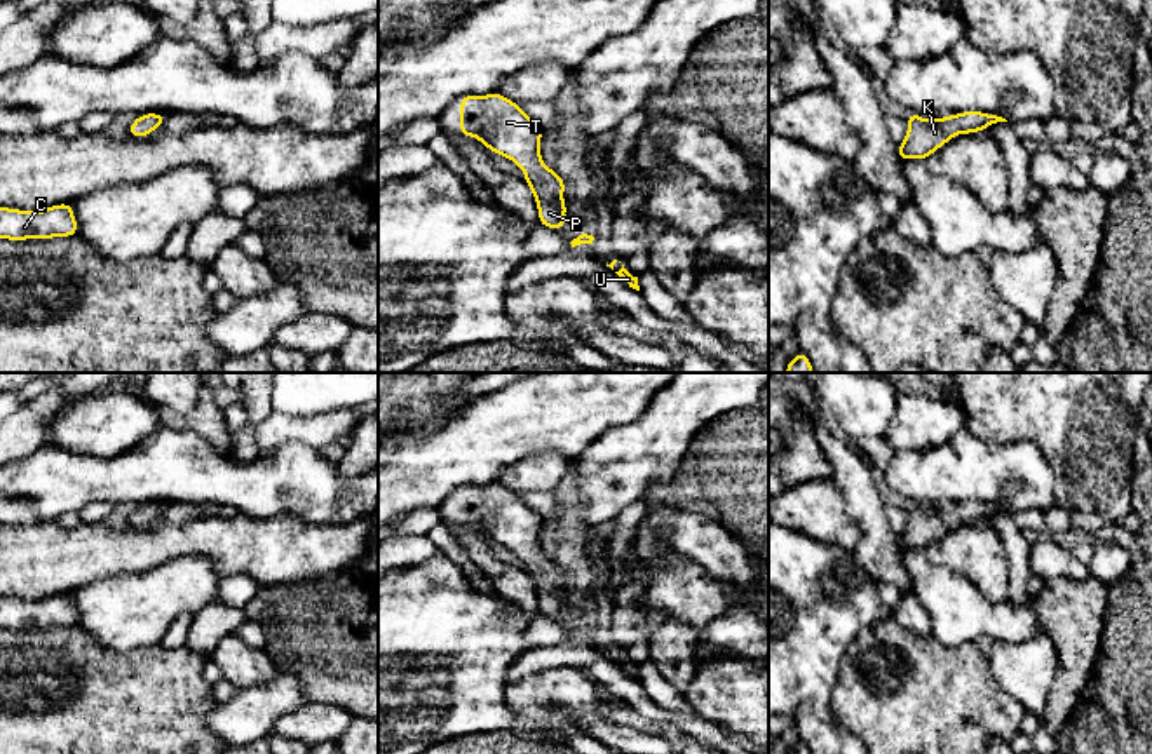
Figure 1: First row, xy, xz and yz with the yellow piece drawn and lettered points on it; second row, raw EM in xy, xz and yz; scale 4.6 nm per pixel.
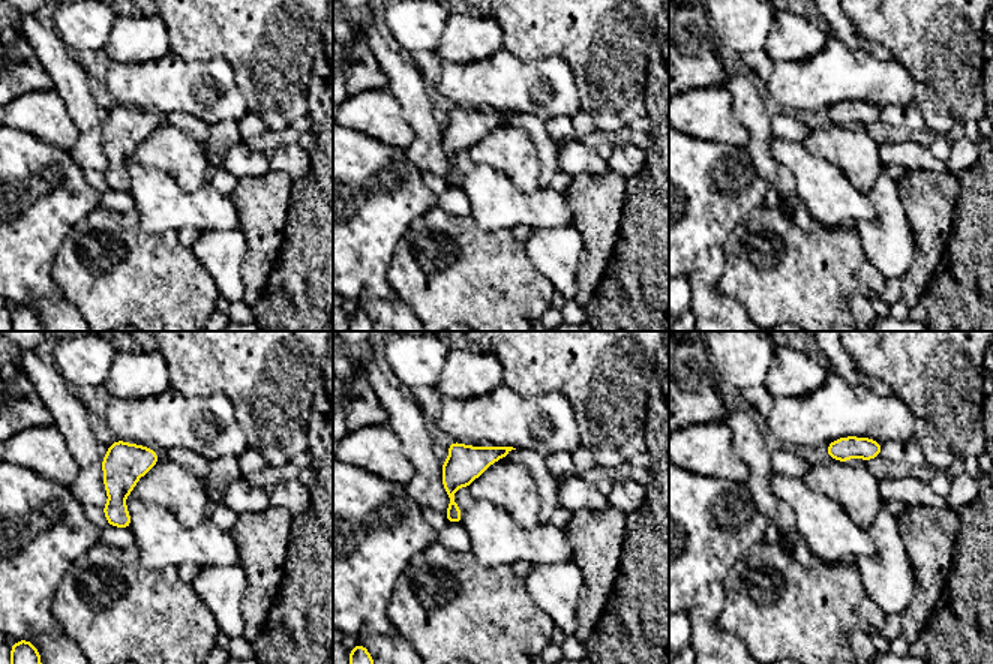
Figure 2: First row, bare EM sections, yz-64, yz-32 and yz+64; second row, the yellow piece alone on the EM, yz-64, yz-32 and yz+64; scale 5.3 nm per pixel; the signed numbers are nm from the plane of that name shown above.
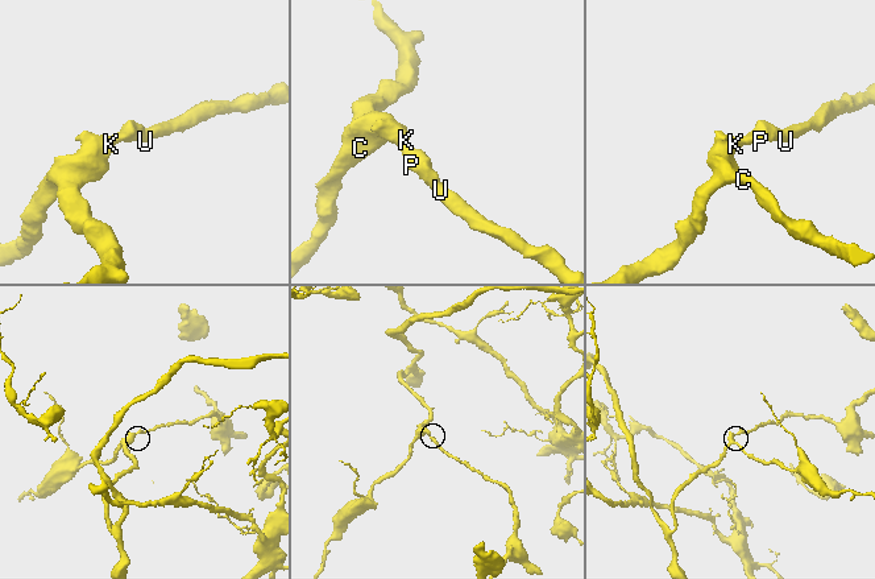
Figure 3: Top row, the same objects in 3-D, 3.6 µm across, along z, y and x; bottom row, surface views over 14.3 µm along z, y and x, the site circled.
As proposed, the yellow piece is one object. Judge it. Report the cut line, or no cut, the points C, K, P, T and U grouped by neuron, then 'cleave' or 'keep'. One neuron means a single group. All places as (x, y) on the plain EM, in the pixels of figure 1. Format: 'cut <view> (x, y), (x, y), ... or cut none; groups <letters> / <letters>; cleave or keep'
cut none; groups C K P T U; keep

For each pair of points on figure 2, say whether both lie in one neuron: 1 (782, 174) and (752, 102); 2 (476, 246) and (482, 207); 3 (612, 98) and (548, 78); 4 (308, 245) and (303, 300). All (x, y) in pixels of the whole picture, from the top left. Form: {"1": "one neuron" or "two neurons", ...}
{"1": "one neuron", "2": "two neurons", "3": "two neurons", "4": "one neuron"}

